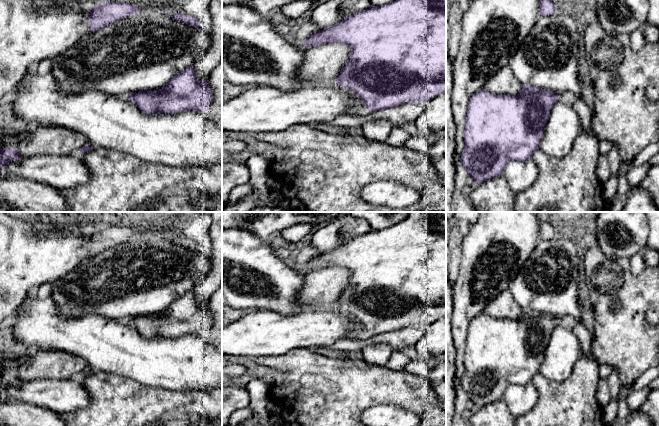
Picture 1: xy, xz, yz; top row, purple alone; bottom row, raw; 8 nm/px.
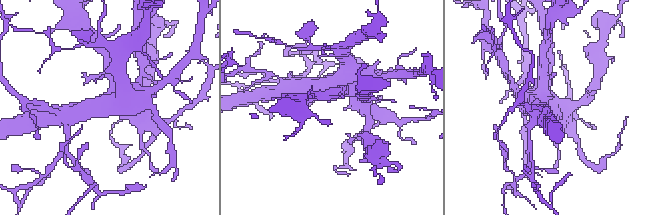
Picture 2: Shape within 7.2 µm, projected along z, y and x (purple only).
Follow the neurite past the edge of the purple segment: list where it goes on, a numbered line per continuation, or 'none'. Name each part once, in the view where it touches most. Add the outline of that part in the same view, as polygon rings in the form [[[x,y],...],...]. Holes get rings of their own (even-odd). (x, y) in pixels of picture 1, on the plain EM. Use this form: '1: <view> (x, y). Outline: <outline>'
1: xz (359, 334). Outline: [[[364,328],[356,329],[347,336],[347,339],[351,340],[366,340],[368,338],[369,334]]]

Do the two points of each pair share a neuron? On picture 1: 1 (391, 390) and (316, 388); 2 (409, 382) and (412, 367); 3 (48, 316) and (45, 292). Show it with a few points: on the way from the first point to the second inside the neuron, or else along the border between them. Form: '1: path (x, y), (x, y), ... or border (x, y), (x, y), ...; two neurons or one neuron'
1: path (372, 388), (335, 388); one neuron
2: border (404, 369), (426, 377); two neurons
3: border (35, 296), (41, 299), (50, 297); two neurons

